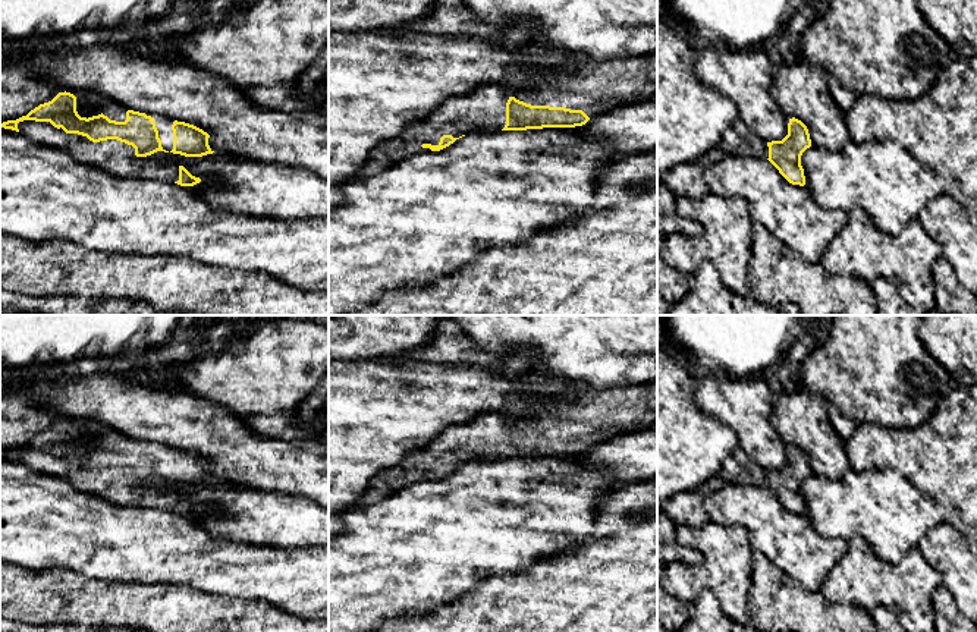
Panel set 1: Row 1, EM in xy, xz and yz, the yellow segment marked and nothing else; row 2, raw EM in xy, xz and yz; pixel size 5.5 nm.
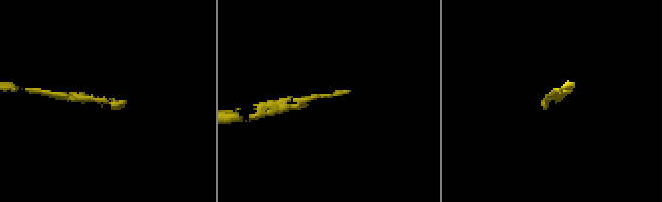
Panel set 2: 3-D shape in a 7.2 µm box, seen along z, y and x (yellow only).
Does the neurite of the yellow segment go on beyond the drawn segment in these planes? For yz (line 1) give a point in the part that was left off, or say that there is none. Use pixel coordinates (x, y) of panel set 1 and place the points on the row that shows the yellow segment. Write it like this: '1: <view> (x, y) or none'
1: yz (738, 140)

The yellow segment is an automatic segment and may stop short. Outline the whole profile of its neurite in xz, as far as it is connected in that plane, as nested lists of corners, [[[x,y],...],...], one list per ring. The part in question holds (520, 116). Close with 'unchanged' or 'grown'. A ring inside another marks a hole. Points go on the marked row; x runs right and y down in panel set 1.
[[[657,51],[629,59],[584,59],[577,67],[541,75],[535,89],[518,89],[513,94],[500,84],[481,85],[468,95],[449,98],[433,116],[377,145],[364,164],[361,176],[378,174],[393,163],[417,153],[440,151],[472,132],[582,126],[593,116],[653,98],[656,92]]]; grown

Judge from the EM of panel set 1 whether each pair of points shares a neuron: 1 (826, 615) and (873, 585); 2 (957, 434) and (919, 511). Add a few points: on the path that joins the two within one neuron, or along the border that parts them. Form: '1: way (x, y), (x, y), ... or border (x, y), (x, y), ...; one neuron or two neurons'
1: border (819, 591), (831, 601), (854, 603), (870, 612); two neurons
2: border (898, 474), (926, 493), (939, 506), (945, 521); two neurons

